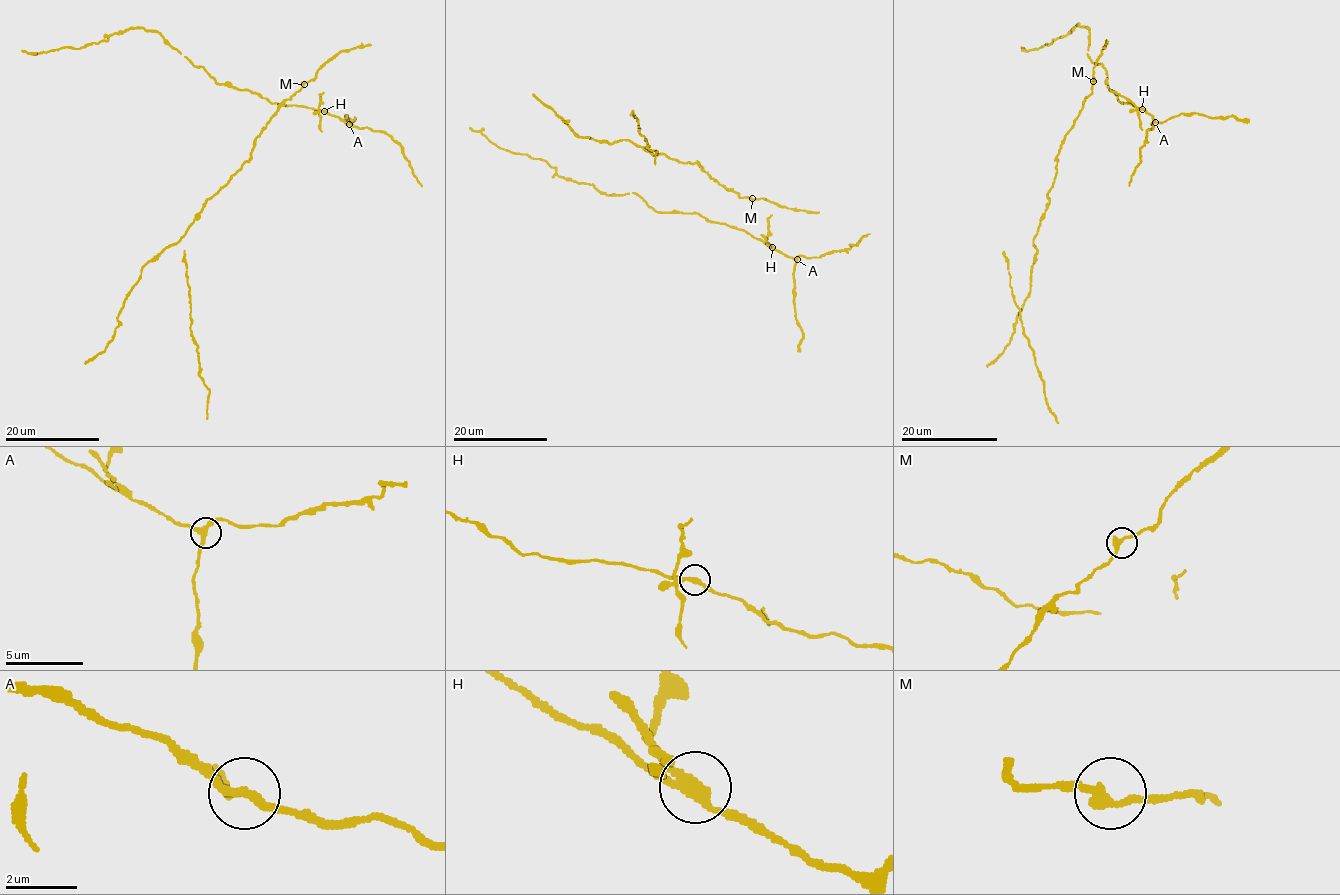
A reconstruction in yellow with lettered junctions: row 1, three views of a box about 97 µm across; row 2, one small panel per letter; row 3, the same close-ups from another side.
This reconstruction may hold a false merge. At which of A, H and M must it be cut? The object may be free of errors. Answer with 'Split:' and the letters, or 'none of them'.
Split: H

